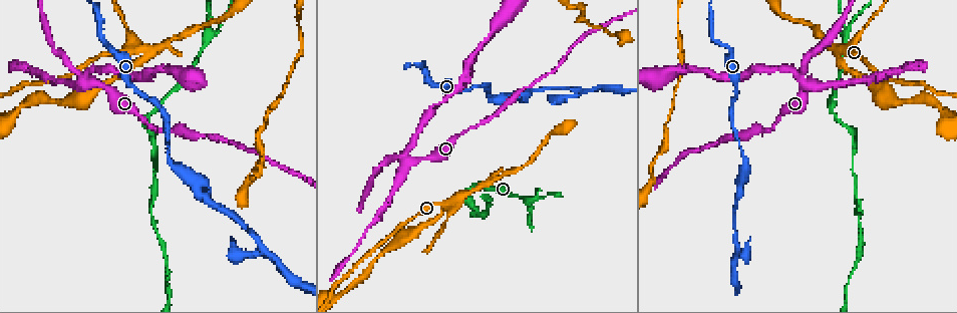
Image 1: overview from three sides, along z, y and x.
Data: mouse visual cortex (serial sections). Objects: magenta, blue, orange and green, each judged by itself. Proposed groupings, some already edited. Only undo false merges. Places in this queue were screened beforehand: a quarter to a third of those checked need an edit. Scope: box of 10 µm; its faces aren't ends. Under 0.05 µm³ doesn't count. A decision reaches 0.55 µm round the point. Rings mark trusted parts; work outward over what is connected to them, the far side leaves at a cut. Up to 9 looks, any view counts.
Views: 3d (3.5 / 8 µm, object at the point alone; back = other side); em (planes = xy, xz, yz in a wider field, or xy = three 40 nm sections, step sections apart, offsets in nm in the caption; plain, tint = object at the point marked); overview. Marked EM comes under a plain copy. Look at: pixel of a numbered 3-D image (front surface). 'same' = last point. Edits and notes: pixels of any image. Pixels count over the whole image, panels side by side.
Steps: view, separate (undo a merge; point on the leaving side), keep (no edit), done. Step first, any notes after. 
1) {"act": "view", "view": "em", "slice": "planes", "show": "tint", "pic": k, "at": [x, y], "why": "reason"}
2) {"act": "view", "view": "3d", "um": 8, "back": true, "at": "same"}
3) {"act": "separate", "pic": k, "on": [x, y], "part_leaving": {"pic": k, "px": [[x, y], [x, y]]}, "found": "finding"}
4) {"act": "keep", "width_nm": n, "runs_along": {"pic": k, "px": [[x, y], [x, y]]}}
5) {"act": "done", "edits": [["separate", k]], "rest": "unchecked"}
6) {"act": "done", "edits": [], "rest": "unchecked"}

{"act": "view", "view": "em", "slice": "xy", "step": 5, "show": "tint", "pic": 1, "at": [88, 81], "why": "four or more arms meet"}

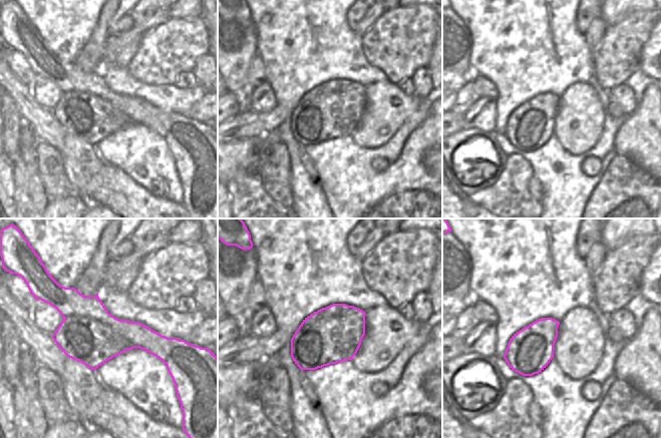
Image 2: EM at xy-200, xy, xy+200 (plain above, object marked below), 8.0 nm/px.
{"act": "view", "view": "3d", "um": 3.5, "at": "same"}

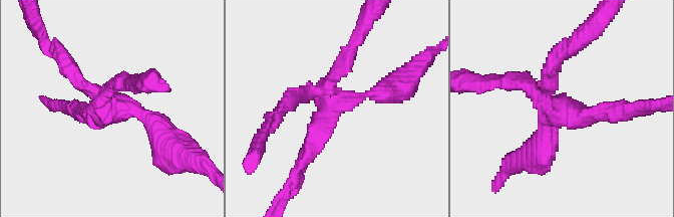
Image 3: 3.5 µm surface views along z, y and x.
{"act": "separate", "pic": 3, "on": [585, 118], "arms": 4, "part_leaving": {"pic": 3, "px": [[555, 106], [524, 82], [479, 82]]}, "found": "a second cell is stuck on"}

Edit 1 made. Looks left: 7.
{"act": "view", "view": "3d", "um": 8, "pic": 1, "at": [456, 198], "why": "a narrow waist"}

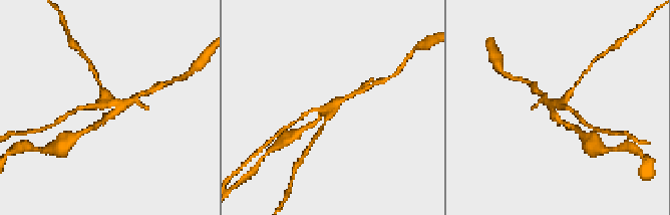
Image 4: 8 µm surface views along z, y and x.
{"act": "view", "view": "em", "slice": "xy", "step": 2, "show": "tint", "at": "same", "why": "now the EM"}

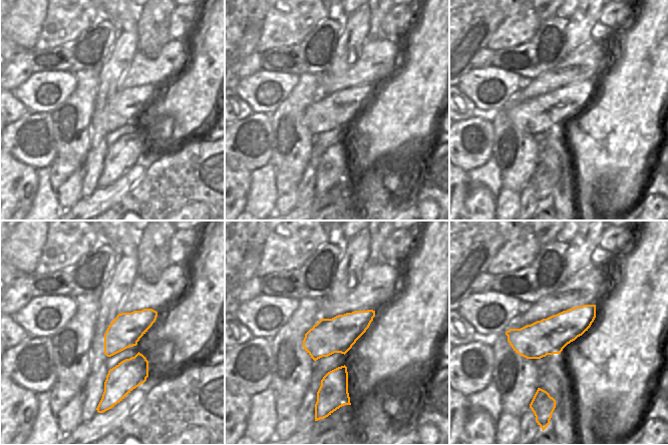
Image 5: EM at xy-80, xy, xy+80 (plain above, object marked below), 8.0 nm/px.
{"act": "separate", "pic": 4, "on": [134, 99], "part_leaving": {"pic": 4, "px": [[108, 111], [106, 119], [86, 131]]}, "found": "a second cell is stuck on"}

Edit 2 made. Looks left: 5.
{"act": "view", "view": "overview"}

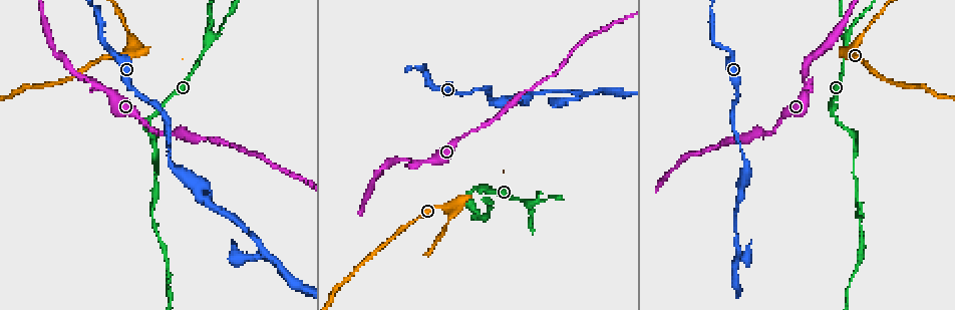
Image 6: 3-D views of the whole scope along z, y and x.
{"act": "view", "view": "3d", "um": 8, "pic": 6, "at": [206, 43], "why": "two arms at a narrow angle"}

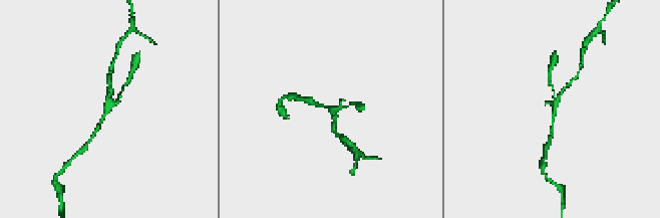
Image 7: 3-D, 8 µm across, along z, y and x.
{"act": "view", "view": "3d", "um": 3.5, "at": "same", "why": "zoom in"}

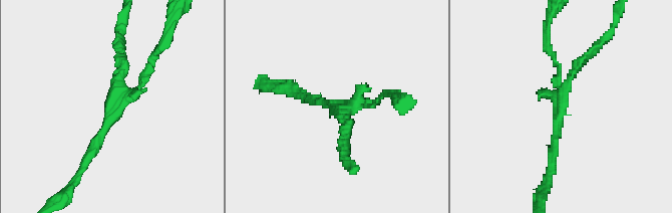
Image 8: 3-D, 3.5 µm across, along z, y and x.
{"act": "view", "view": "em", "slice": "xy", "step": 1, "show": "tint", "pic": 8, "at": [559, 111]}

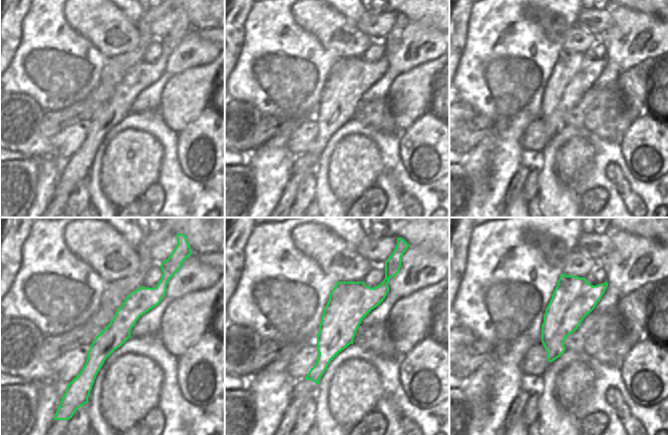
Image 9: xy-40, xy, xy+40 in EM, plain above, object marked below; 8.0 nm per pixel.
{"act": "keep", "found": "all the same cell"}

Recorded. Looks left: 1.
{"act": "done", "edits": [["separate", 3], ["separate", 4]], "rest": "unchecked"}

